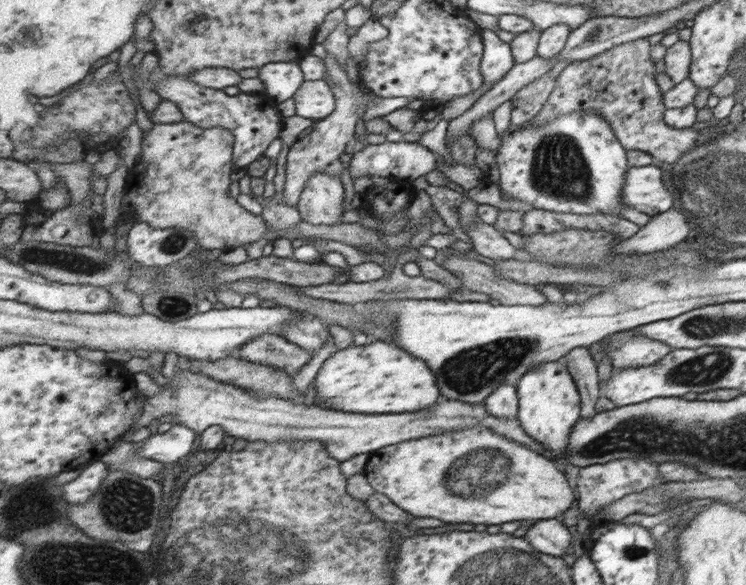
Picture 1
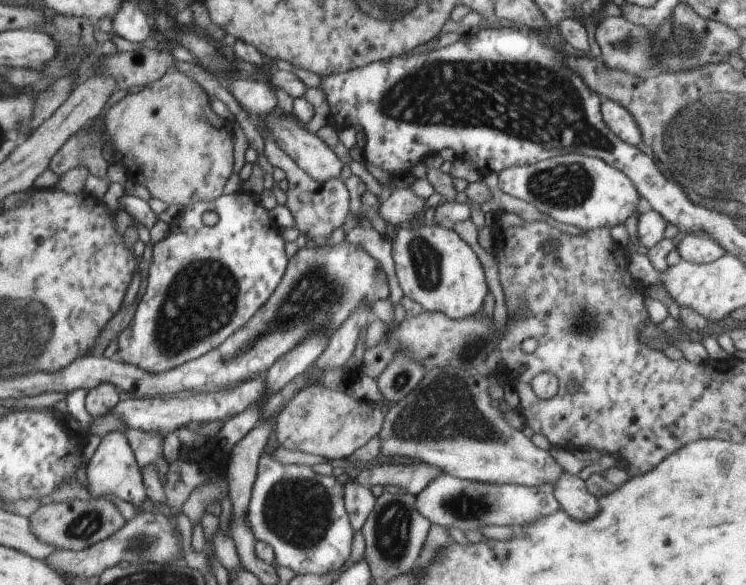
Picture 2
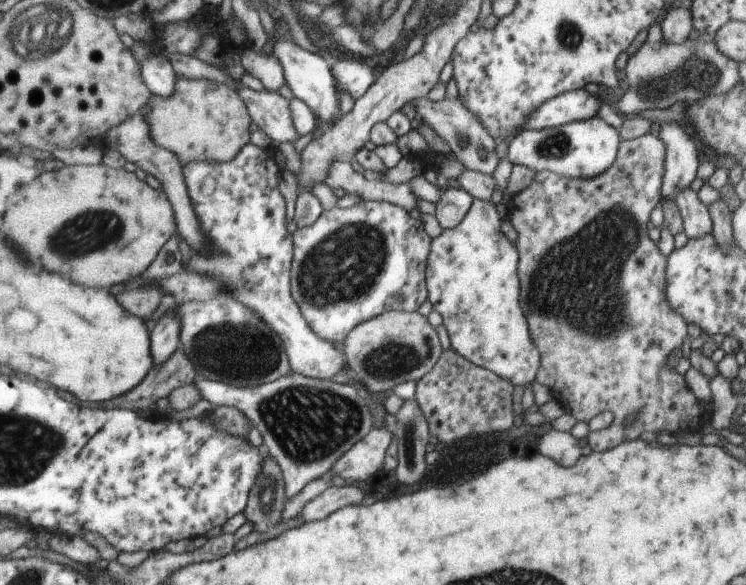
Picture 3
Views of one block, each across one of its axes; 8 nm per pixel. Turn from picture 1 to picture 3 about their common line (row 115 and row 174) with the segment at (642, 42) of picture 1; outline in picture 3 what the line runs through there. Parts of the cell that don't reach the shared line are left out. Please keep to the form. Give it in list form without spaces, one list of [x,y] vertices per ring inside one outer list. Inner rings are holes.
[[[647,133],[639,136],[639,138],[623,141],[618,146],[618,157],[615,158],[614,164],[605,170],[603,174],[599,174],[599,176],[594,176],[593,178],[567,178],[567,176],[553,174],[553,172],[537,171],[527,187],[510,197],[506,208],[507,219],[517,232],[515,250],[517,250],[518,254],[517,278],[519,278],[519,284],[521,284],[519,302],[521,302],[521,310],[525,312],[525,320],[527,320],[527,330],[530,330],[531,342],[534,342],[535,348],[541,355],[538,374],[535,374],[534,381],[554,391],[555,401],[561,407],[561,411],[571,414],[575,418],[575,422],[585,422],[587,424],[599,412],[604,412],[605,410],[612,412],[611,426],[607,428],[607,432],[597,434],[597,440],[593,444],[595,446],[593,450],[597,450],[598,453],[603,452],[603,450],[609,450],[611,446],[617,446],[623,440],[637,439],[639,434],[625,434],[625,432],[629,432],[629,426],[625,428],[623,420],[629,414],[637,414],[637,422],[631,425],[633,432],[645,432],[645,430],[651,430],[651,432],[661,432],[661,430],[677,432],[677,430],[685,431],[685,428],[697,428],[699,414],[703,410],[703,406],[693,398],[693,393],[687,390],[683,378],[677,372],[673,372],[673,368],[671,370],[667,368],[667,354],[683,344],[687,328],[685,328],[685,322],[683,322],[683,318],[681,318],[678,311],[675,311],[670,306],[670,303],[667,302],[666,257],[649,240],[643,242],[643,244],[639,242],[645,236],[645,226],[649,222],[649,212],[655,208],[655,204],[661,198],[659,194],[659,188],[662,188],[661,176],[665,176],[663,174],[663,142],[659,137]],[[569,370],[573,374],[571,382],[575,386],[579,386],[579,388],[565,390],[563,384],[565,384],[565,378],[569,378],[569,376],[565,376],[565,374],[569,374]]]

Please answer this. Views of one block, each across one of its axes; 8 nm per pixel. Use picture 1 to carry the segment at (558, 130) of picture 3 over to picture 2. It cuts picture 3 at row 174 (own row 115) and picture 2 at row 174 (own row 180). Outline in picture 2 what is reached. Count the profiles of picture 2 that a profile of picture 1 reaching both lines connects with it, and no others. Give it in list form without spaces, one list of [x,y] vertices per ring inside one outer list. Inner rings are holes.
[[[575,153],[503,169],[498,173],[497,188],[506,195],[521,198],[523,202],[535,206],[553,221],[575,226],[581,231],[625,224],[636,212],[640,197],[622,171],[602,159]]]

